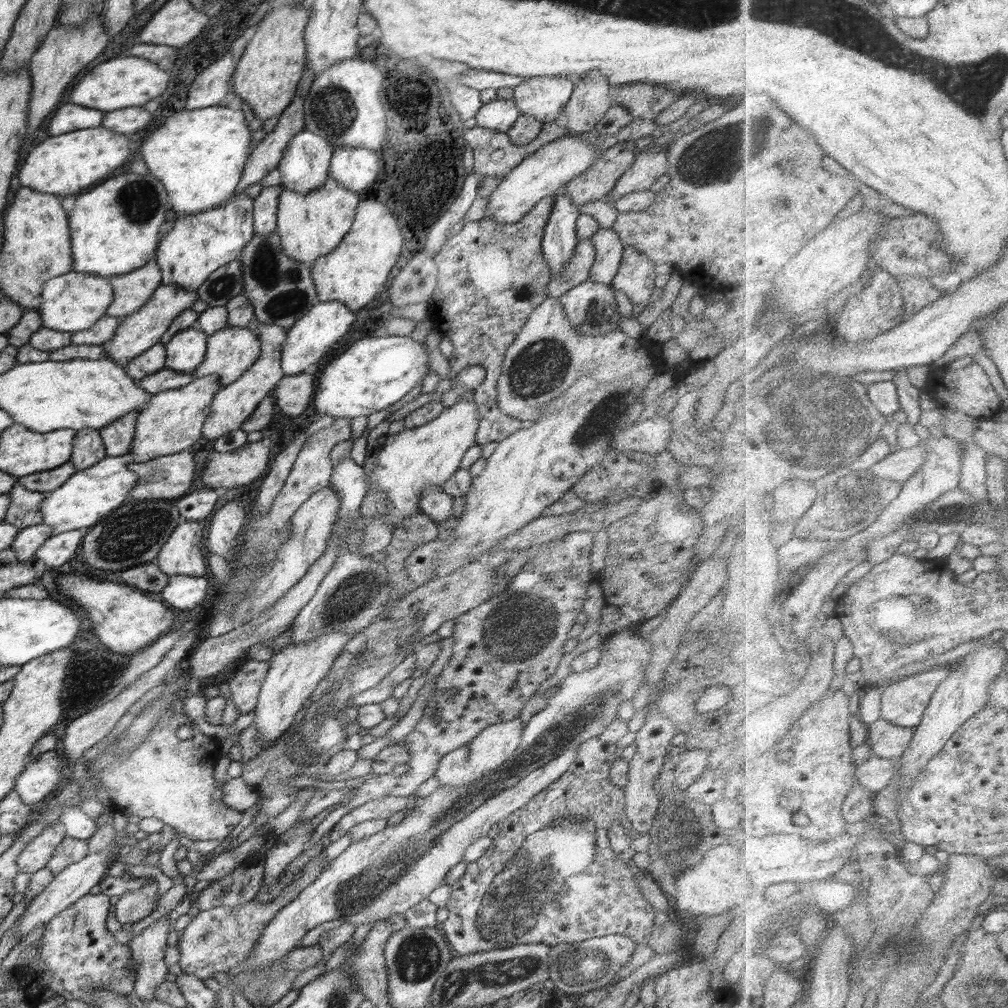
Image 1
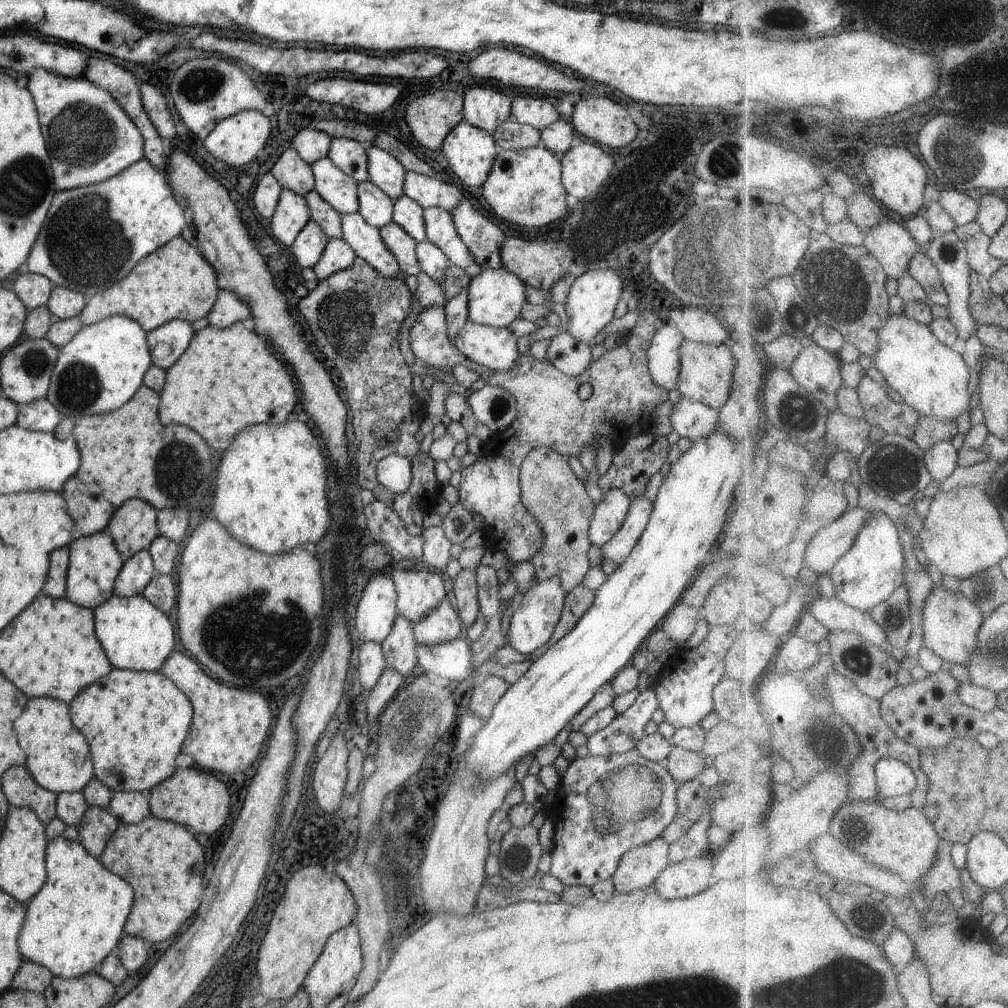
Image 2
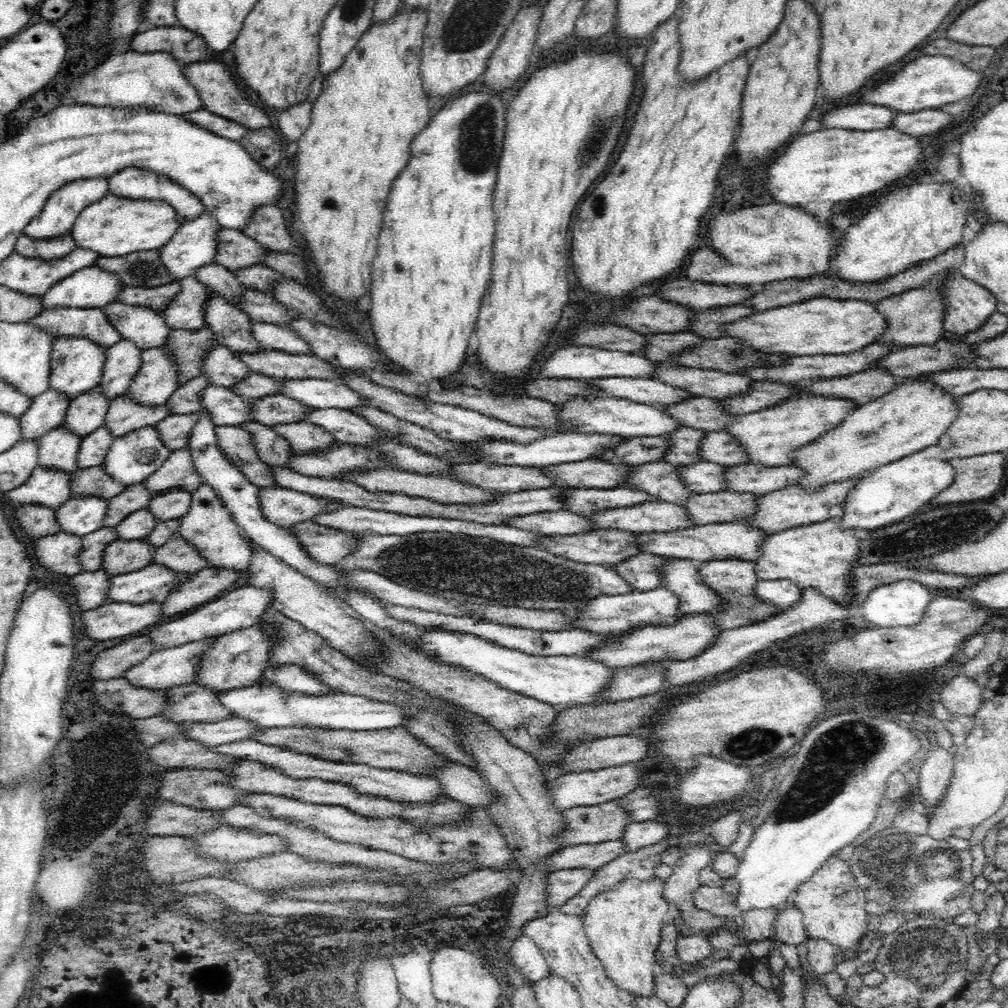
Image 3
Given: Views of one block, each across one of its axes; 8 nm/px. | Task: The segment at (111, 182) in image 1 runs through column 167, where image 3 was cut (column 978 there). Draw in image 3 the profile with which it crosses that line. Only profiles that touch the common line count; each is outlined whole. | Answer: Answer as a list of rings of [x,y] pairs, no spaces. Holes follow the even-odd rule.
[[[936,177],[912,182],[886,194],[856,226],[848,228],[842,246],[838,244],[834,248],[824,276],[834,276],[850,284],[878,284],[914,268],[918,262],[960,246],[966,218],[976,212],[986,212],[978,195],[962,181],[947,183]]]

